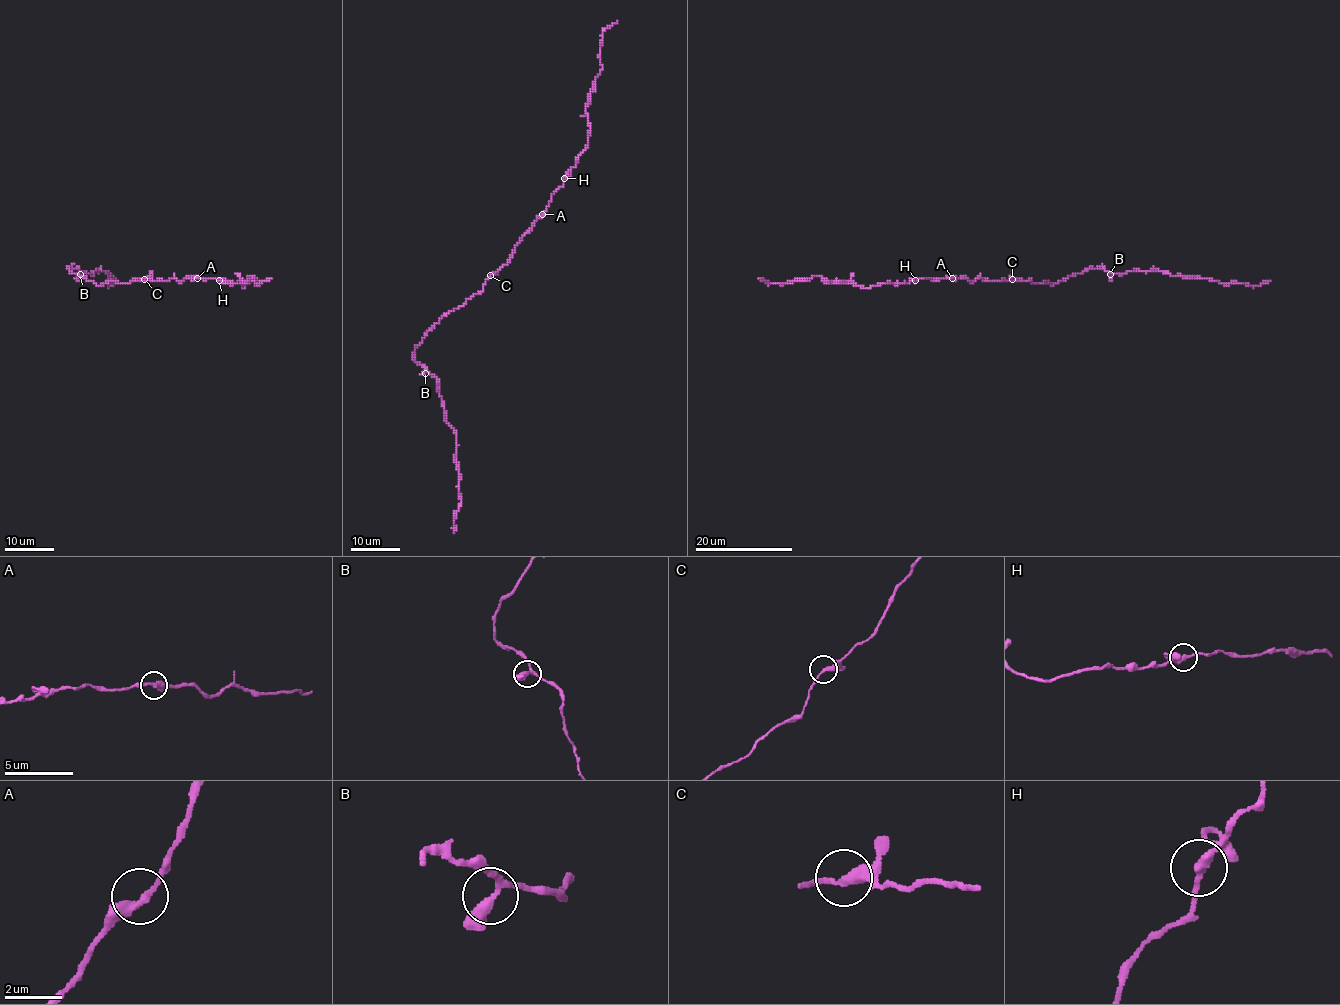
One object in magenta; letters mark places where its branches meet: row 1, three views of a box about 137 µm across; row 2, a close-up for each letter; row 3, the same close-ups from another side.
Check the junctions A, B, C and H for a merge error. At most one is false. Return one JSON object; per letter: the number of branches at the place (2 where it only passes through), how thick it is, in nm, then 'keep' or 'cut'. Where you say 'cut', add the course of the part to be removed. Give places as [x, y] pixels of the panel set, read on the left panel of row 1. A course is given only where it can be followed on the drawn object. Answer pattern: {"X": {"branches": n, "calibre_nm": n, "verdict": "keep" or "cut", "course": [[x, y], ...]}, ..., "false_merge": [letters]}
{"A": {"branches": 2, "calibre_nm": 300, "verdict": "keep"}, "B": {"branches": 3, "calibre_nm": 240, "verdict": "keep"}, "C": {"branches": 3, "calibre_nm": 260, "verdict": "keep"}, "H": {"branches": 3, "calibre_nm": 240, "verdict": "keep"}, "false_merge": []}

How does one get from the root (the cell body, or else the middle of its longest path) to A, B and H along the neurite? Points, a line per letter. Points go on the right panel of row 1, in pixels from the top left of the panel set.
A: (1017, 280), (980, 278), (969, 281), (965, 278), (952, 278)
B: (1017, 280), (1030, 280), (1034, 284), (1048, 281), (1054, 285), (1098, 267), (1110, 274)
H: (1017, 280), (915, 280)

